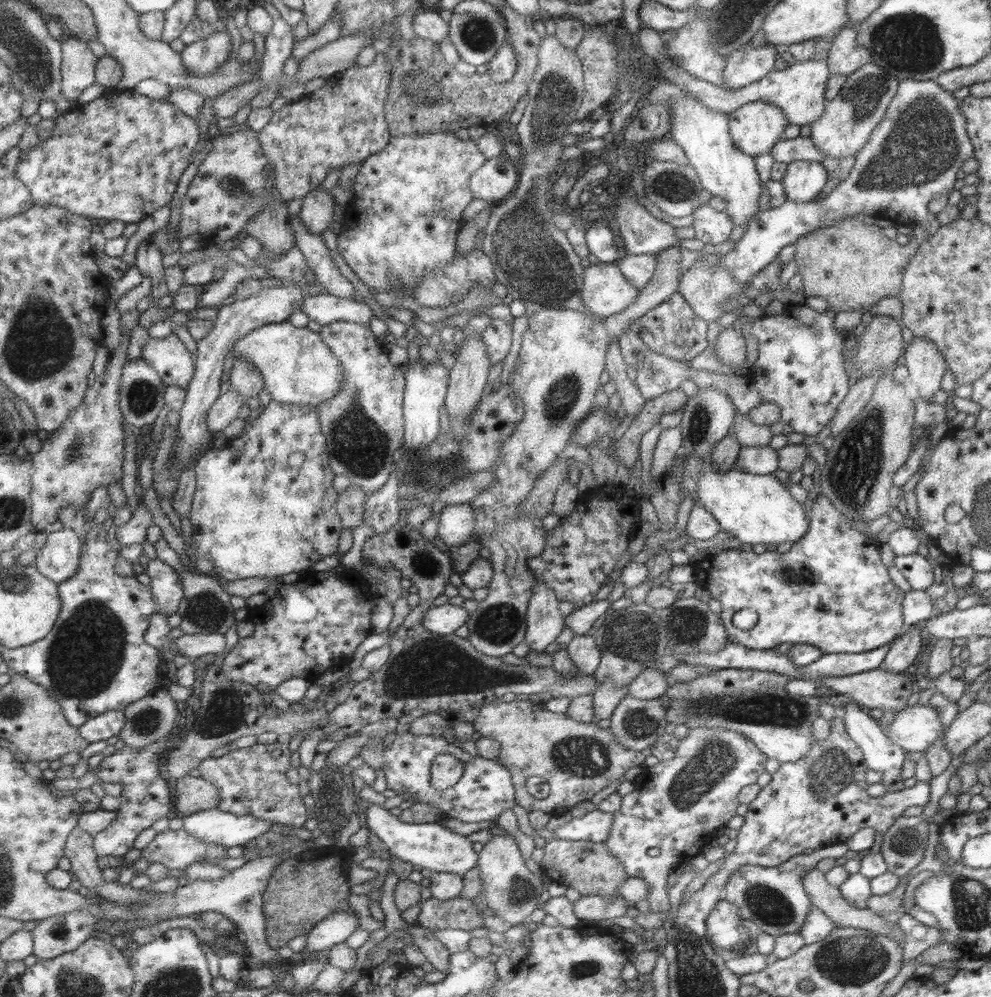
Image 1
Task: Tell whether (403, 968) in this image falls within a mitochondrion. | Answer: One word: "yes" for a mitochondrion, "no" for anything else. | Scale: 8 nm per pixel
no

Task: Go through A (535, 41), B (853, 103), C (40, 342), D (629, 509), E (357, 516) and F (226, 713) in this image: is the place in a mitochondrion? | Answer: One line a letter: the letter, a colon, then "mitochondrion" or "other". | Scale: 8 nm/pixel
A: other
B: mitochondrion
C: mitochondrion
D: other
E: other
F: mitochondrion

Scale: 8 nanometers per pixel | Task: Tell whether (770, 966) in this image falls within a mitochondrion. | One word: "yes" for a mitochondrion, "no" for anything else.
no

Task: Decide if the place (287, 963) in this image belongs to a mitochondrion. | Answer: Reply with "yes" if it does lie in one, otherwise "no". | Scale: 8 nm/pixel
no

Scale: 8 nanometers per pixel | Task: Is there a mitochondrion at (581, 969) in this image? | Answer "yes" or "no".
yes

